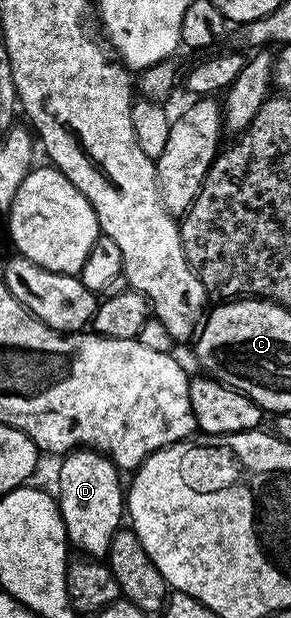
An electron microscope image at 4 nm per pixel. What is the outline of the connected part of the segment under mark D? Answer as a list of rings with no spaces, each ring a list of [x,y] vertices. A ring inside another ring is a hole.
[[[75,449],[61,460],[58,467],[58,491],[56,500],[66,526],[69,546],[77,549],[83,555],[105,557],[110,552],[112,537],[124,523],[124,479],[120,469],[100,451]]]

